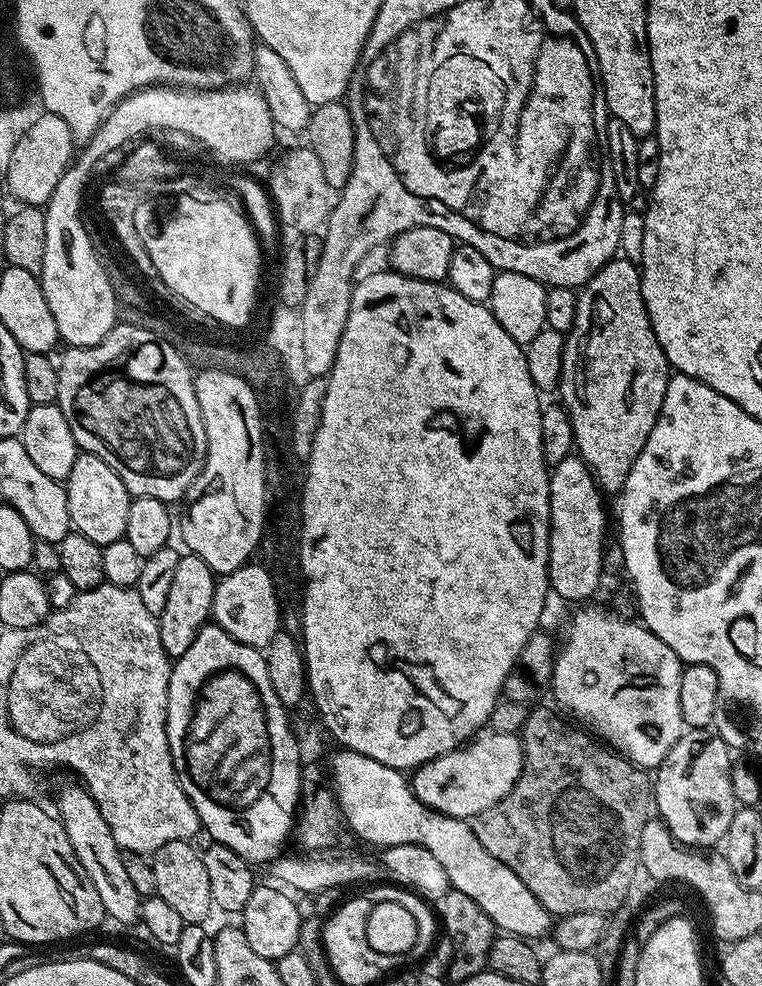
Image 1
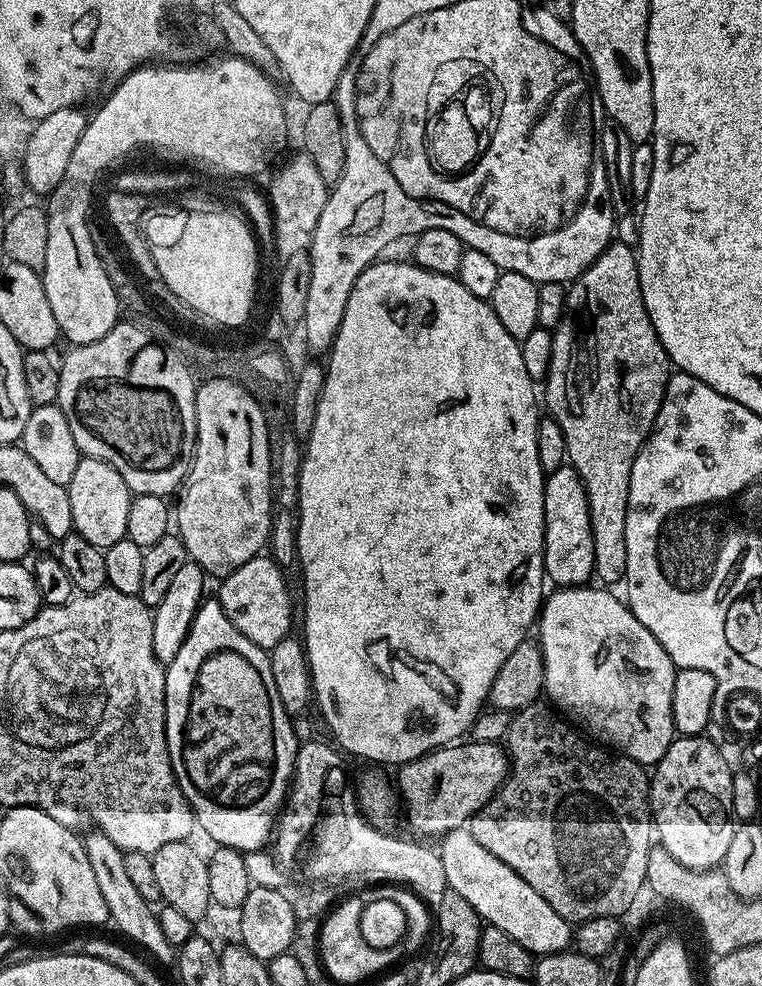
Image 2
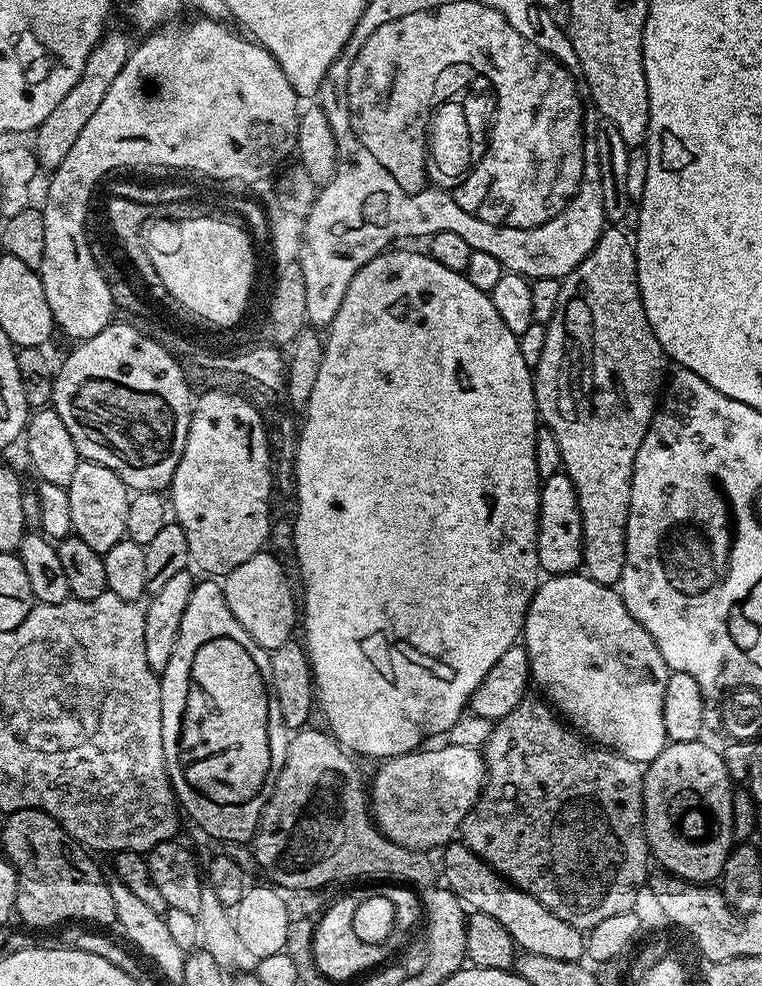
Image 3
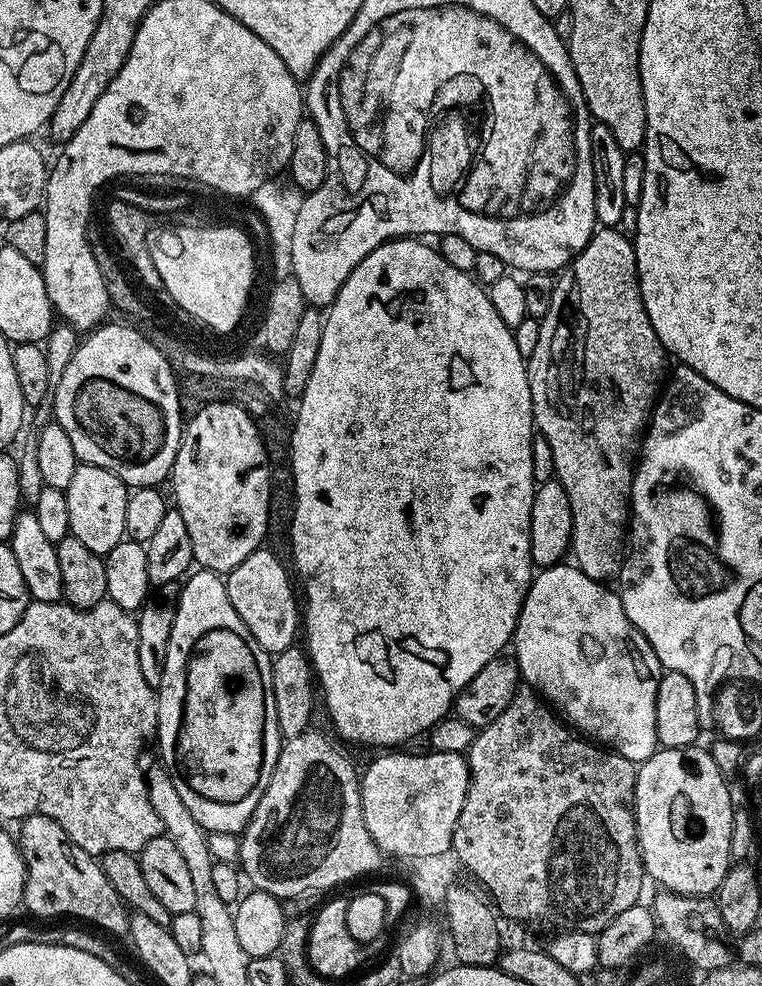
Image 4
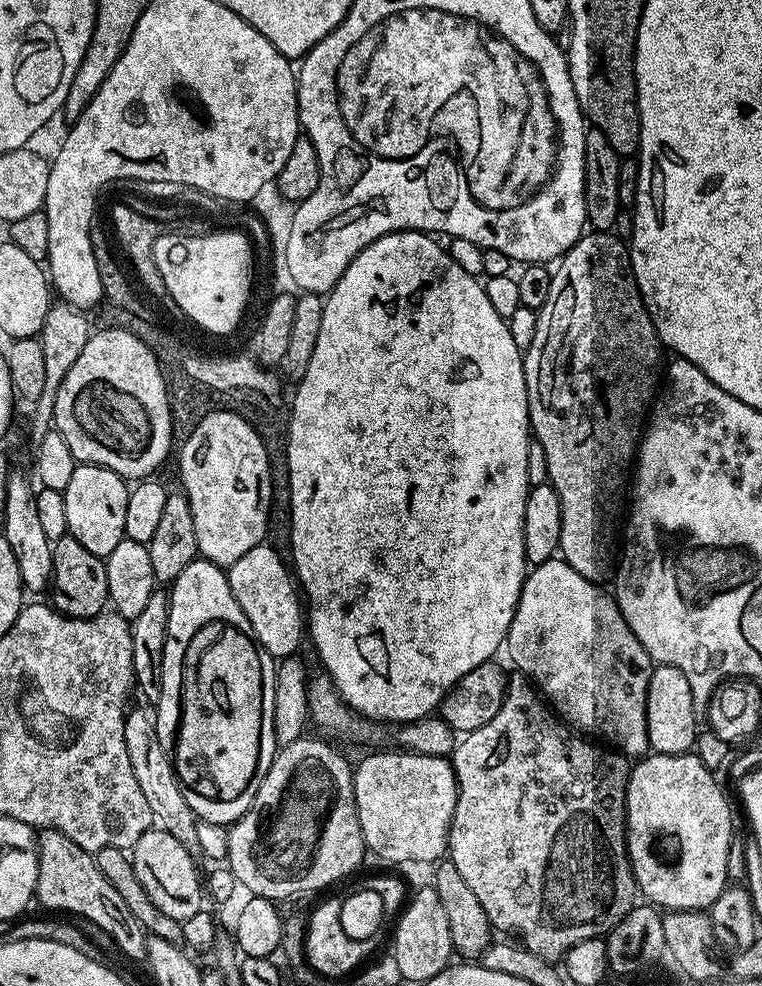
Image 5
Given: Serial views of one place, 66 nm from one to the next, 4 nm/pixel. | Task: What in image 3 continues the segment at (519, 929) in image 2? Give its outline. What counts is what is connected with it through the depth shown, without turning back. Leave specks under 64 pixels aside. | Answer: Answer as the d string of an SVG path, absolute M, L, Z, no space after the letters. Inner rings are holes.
M449 843L446 851L448 851L448 863L444 868L448 871L449 885L447 887L460 897L469 909L478 910L482 914L496 918L506 931L512 933L512 940L517 949L526 950L530 954L546 954L563 960L579 961L584 956L586 936L583 931L553 916L552 912L546 910L546 906L542 906L542 902L537 900L533 893L524 892L511 883L504 884L505 877L488 867L483 859L467 851L463 843Z

